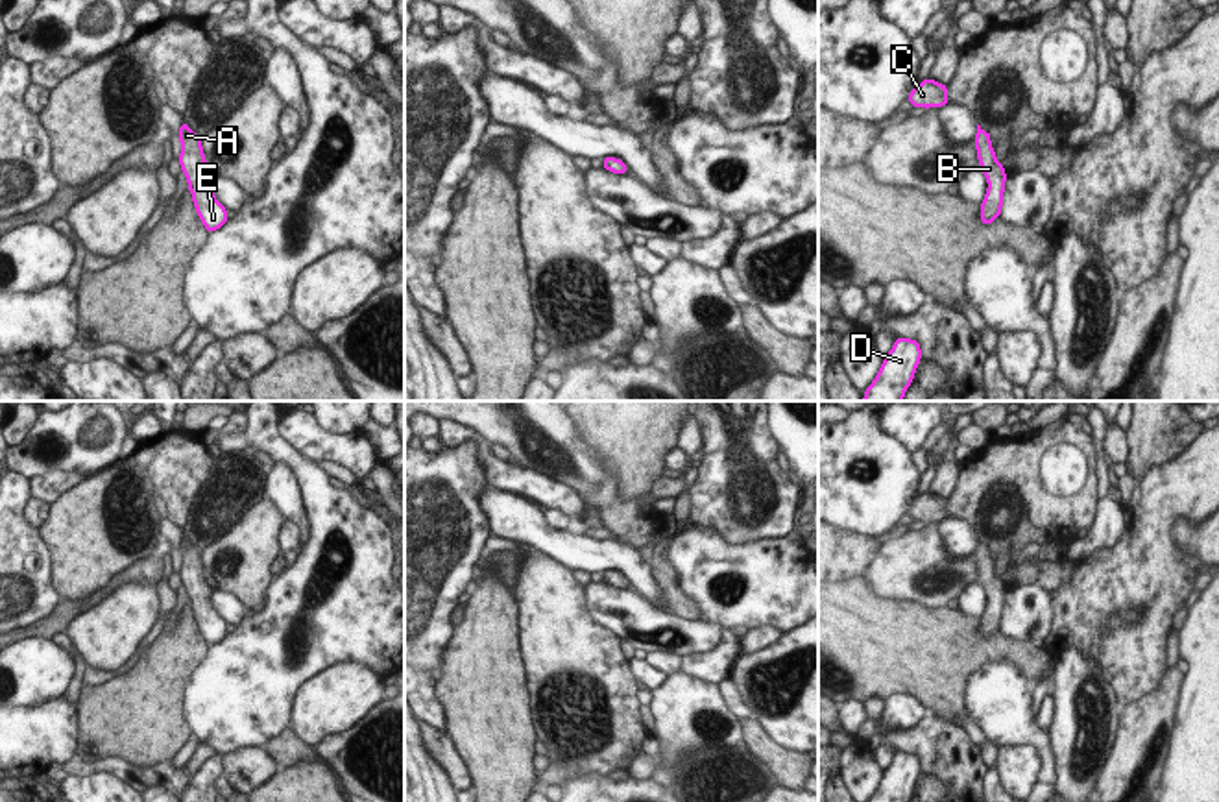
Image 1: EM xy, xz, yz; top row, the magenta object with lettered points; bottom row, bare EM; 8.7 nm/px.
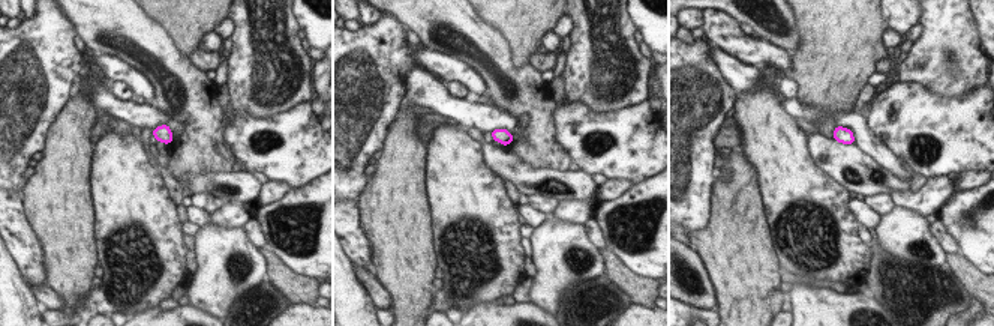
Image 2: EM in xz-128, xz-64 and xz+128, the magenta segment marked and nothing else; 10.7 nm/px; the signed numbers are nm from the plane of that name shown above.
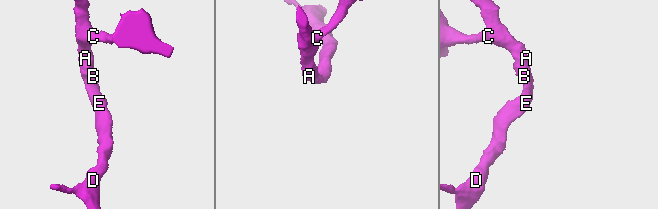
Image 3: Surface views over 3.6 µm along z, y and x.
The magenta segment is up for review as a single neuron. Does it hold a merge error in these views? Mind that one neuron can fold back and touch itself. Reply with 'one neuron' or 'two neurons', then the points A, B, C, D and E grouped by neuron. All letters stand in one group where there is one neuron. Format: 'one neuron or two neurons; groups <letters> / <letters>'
one neuron; groups A B C D E

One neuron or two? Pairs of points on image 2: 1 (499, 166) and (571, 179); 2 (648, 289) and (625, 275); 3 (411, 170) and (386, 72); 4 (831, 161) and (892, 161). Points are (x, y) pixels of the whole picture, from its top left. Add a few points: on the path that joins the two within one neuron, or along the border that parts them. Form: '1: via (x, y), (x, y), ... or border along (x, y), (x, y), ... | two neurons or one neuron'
1: via (517, 173), (523, 176), (553, 176) | one neuron
2: via (642, 289), (631, 281) | one neuron
3: border along (392, 122), (381, 149) | two neurons
4: border along (853, 143), (894, 176), (904, 181) | two neurons

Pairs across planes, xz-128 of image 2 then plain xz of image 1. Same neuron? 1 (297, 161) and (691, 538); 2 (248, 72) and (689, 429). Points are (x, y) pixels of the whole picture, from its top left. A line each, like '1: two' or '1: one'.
1: one
2: two

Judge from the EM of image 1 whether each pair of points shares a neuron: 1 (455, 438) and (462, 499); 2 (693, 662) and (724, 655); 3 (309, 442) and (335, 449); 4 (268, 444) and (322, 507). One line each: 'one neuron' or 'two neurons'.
1: two neurons
2: one neuron
3: one neuron
4: one neuron

